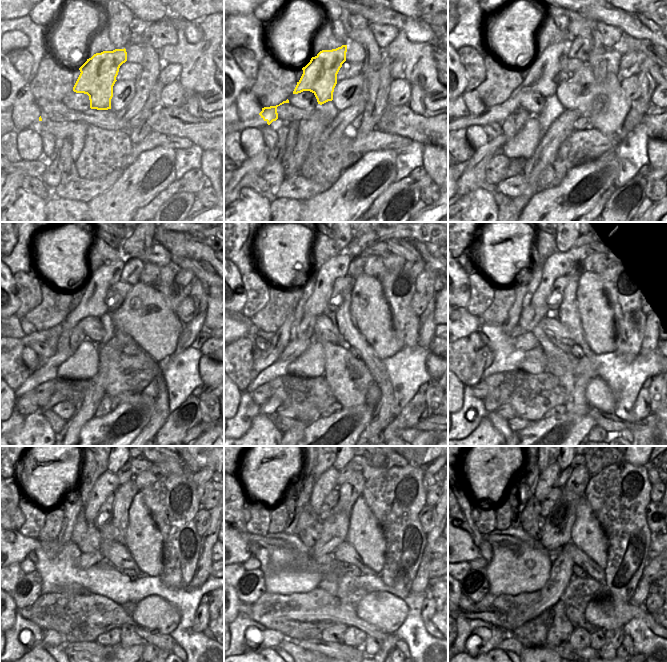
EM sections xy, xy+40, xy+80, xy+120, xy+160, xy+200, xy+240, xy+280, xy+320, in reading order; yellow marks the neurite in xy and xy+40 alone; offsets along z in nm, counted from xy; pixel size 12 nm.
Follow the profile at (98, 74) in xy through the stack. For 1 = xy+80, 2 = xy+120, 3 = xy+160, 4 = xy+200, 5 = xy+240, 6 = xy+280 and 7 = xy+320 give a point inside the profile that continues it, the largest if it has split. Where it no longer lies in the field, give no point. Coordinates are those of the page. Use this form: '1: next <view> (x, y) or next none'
1: next xy+80 (540, 78)
2: next xy+120 (92, 304)
3: next xy+160 (337, 266)
4: next xy+200 (559, 264)
5: next xy+240 (107, 483)
6: next xy+280 (327, 481)
7: next xy+320 (547, 478)

